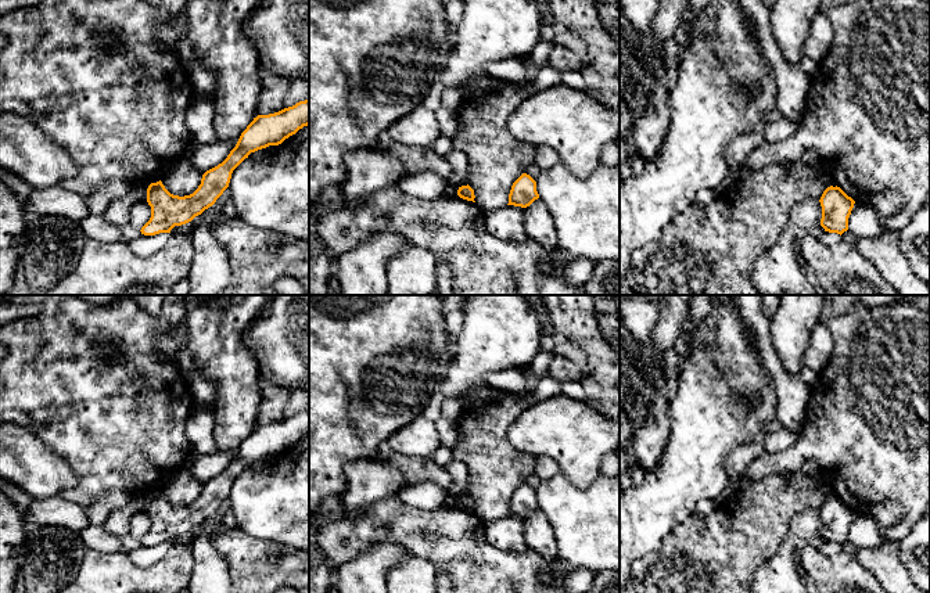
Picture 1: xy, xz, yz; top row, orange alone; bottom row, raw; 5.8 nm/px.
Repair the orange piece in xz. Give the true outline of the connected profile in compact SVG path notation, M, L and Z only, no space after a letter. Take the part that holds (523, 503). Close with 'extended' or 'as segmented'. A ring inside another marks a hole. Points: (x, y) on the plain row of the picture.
M523 484L511 496L507 515L527 518L538 508L536 492L529 485Z; as segmented

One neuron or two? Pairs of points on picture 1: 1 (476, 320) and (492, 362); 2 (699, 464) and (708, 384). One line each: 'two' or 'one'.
1: one
2: one

